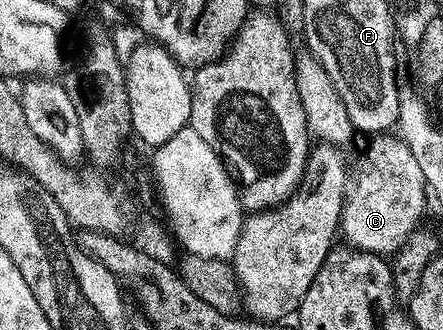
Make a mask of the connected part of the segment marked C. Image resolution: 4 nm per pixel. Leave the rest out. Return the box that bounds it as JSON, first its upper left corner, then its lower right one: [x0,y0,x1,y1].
[339,134,427,258]

